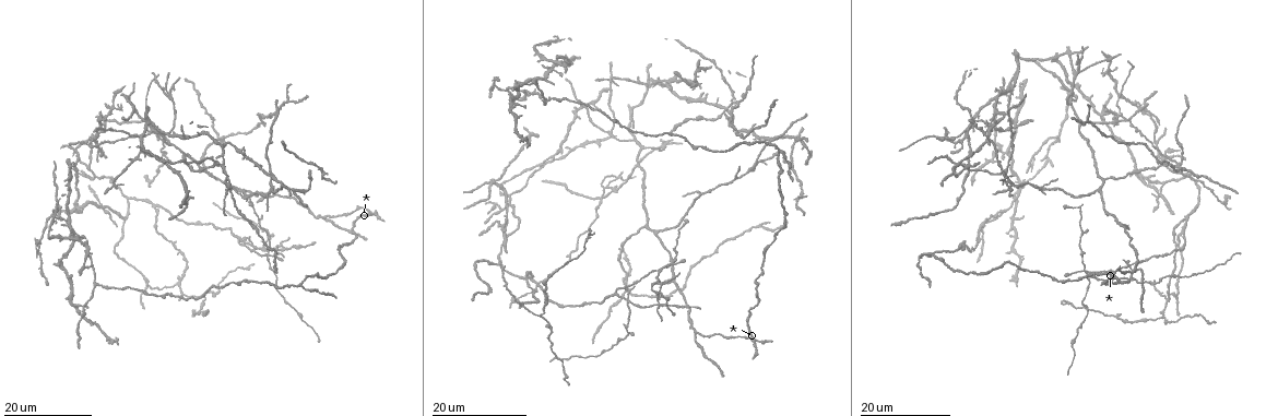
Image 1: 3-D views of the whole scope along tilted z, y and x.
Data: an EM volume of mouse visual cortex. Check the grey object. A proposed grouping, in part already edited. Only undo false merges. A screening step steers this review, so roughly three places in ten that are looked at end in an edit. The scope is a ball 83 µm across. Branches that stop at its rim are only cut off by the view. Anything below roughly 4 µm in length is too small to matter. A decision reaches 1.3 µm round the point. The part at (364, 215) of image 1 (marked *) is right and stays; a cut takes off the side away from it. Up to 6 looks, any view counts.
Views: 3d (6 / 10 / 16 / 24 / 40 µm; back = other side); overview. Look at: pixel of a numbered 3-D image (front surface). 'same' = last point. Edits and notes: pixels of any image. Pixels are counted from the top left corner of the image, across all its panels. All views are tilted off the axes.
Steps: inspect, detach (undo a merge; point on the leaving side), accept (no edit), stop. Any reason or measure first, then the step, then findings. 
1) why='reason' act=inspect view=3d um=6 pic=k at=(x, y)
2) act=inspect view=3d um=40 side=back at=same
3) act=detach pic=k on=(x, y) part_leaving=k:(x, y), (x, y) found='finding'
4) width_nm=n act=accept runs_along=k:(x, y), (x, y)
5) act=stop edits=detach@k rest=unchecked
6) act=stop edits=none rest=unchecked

why='three-way junction' act=inspect view=3d um=24 pic=1 at=(1103, 179)

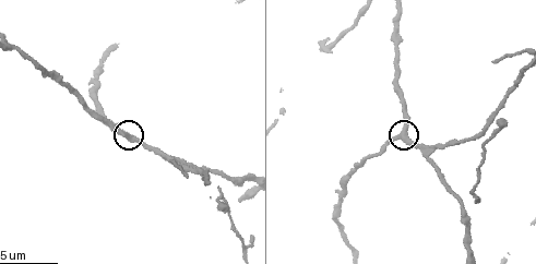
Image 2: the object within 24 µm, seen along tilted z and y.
act=inspect view=3d um=10 pic=2 at=(403, 128)

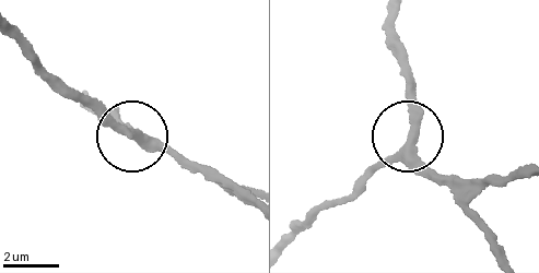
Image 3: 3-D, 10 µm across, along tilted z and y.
act=inspect view=3d um=6 pic=3 at=(414, 138)

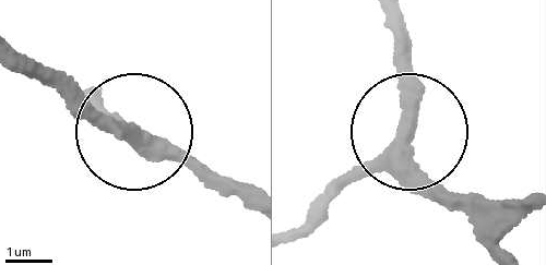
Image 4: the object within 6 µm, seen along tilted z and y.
side_arm_um=64 act=accept runs_along=4:(253, 202), (31, 72) found='one neuron here'

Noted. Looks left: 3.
why='small branch off a trunk' act=inspect view=3d um=16 pic=1 at=(655, 85)

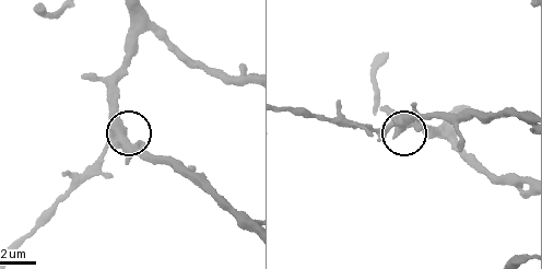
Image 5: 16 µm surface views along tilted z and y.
why='zoom in' act=inspect view=3d um=6 pic=5 at=(396, 133)

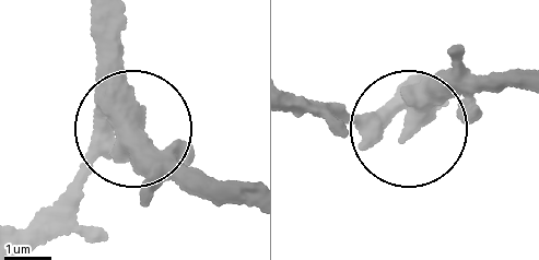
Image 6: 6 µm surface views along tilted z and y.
width_nm=390 act=accept runs_along=6:(118, 19), (116, 74), (137, 122), (22, 229) found='all the same neuron'

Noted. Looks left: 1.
act=stop edits=none rest=unchecked

